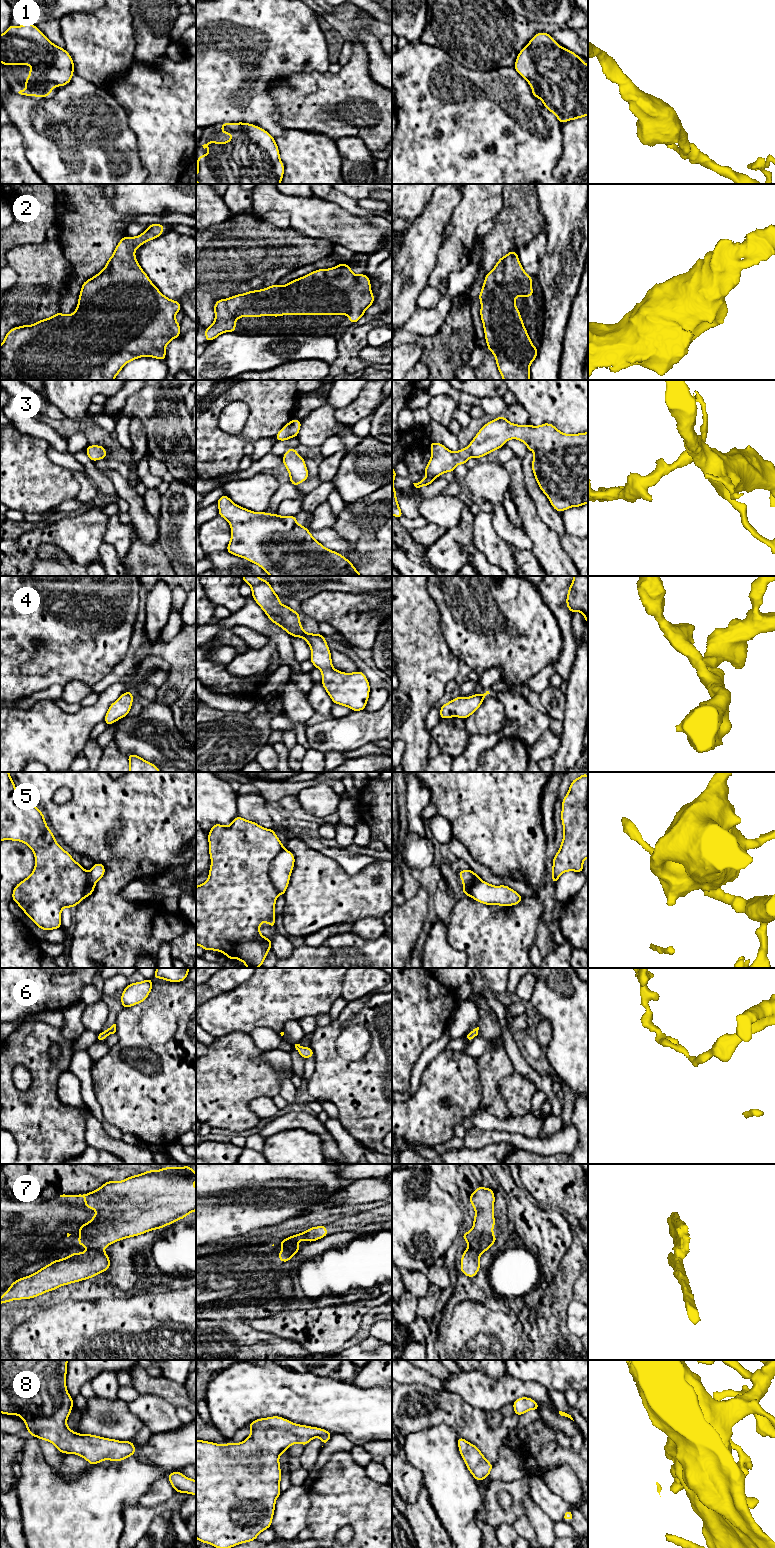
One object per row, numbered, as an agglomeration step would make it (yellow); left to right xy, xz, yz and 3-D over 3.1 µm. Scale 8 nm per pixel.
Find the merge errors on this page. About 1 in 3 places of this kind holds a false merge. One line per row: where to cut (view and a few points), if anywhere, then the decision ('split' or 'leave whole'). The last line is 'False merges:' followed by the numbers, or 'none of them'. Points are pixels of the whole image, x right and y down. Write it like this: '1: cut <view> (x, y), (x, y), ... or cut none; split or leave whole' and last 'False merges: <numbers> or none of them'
1: cut none; leave whole
2: cut none; leave whole
3: cut none; leave whole
4: cut none; leave whole
5: cut xz (283, 847), (271, 863), (270, 878), (277, 894); split
6: cut none; leave whole
7: cut xy (103, 1250), (86, 1251); split
8: cut none; leave whole
False merges: 5, 7

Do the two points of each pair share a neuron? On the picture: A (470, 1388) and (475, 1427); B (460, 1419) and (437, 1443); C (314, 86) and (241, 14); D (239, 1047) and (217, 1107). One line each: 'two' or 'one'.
A: two
B: two
C: two
D: one

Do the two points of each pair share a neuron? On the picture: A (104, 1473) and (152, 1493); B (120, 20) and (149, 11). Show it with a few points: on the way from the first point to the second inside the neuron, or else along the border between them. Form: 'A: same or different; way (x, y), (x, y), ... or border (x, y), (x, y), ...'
A: different; border (165, 1476), (156, 1479), (137, 1499)
B: different; border (129, 10), (132, 16), (133, 37), (135, 39)

